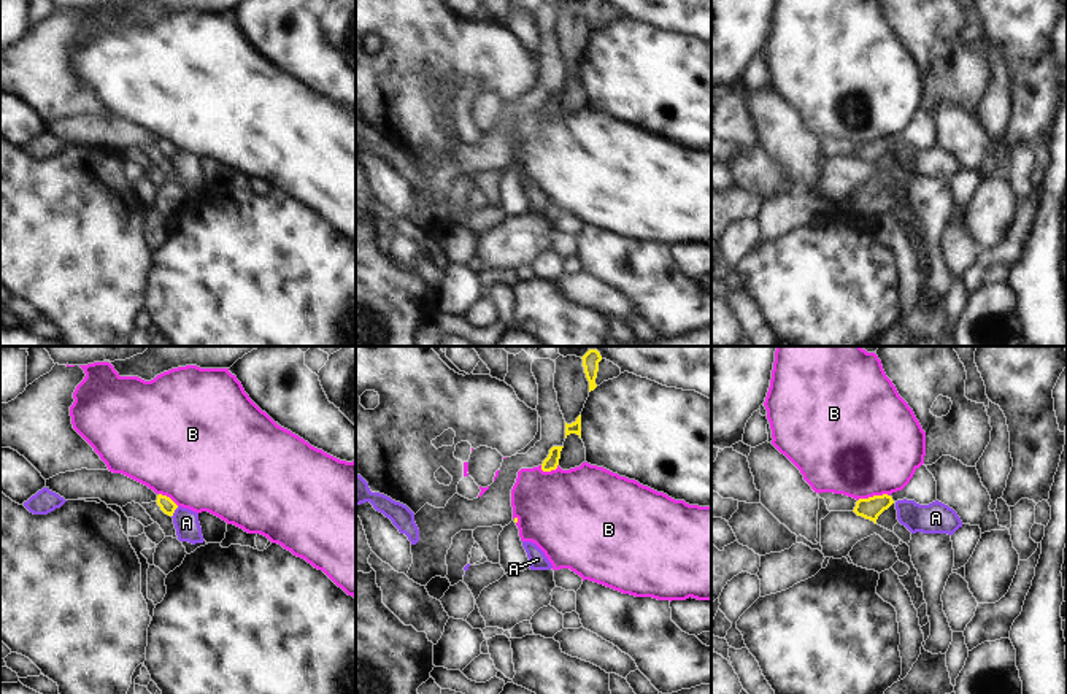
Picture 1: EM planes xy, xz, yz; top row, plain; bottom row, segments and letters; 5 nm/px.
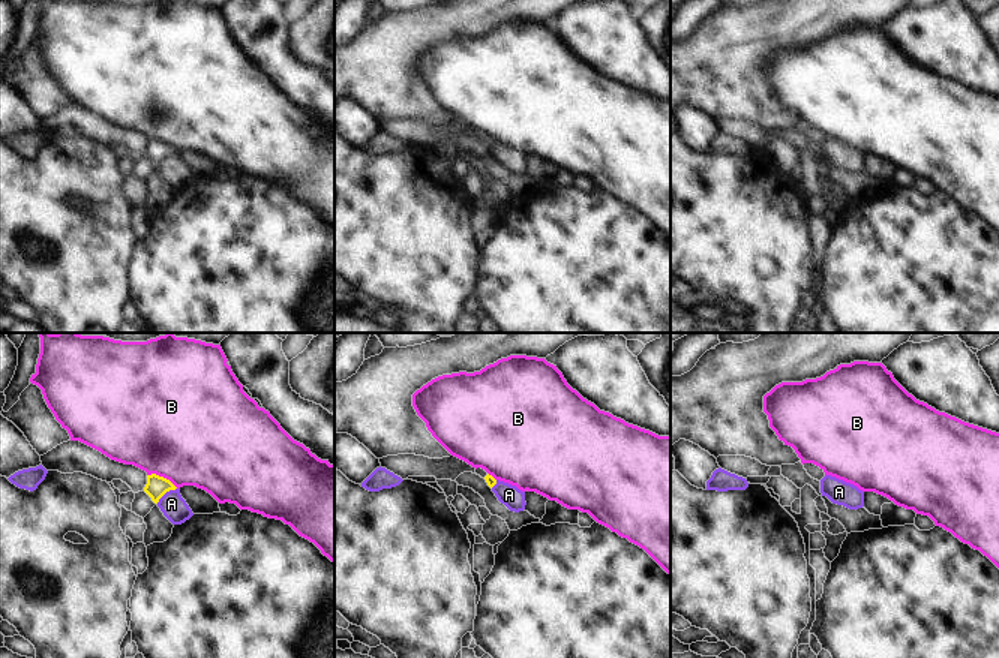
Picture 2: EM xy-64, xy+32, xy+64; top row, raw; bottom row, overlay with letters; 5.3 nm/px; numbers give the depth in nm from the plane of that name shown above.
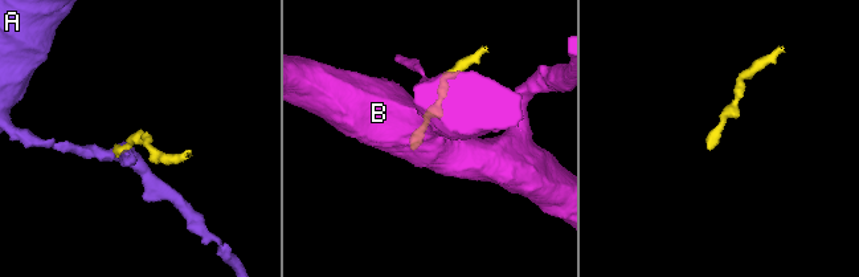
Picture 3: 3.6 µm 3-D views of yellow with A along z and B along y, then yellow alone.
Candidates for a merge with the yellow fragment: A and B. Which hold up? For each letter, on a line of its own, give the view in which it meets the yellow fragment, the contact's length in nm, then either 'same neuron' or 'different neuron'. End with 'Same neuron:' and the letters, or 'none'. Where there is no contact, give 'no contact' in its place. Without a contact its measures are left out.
A: xy | 70 nm | different neuron
B: yz | 170 nm | different neuron
Same neuron: none

